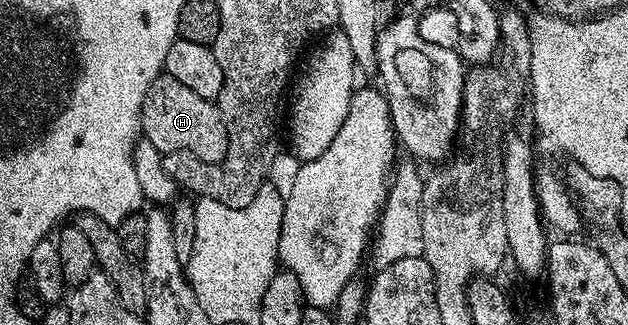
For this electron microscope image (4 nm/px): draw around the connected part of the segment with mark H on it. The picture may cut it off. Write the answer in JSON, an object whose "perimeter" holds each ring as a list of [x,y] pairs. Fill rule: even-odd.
{"perimeter":[[[167,74],[154,78],[150,90],[146,90],[140,111],[140,131],[143,139],[149,140],[160,153],[189,151],[203,164],[219,164],[228,152],[226,122],[219,108]]]}

